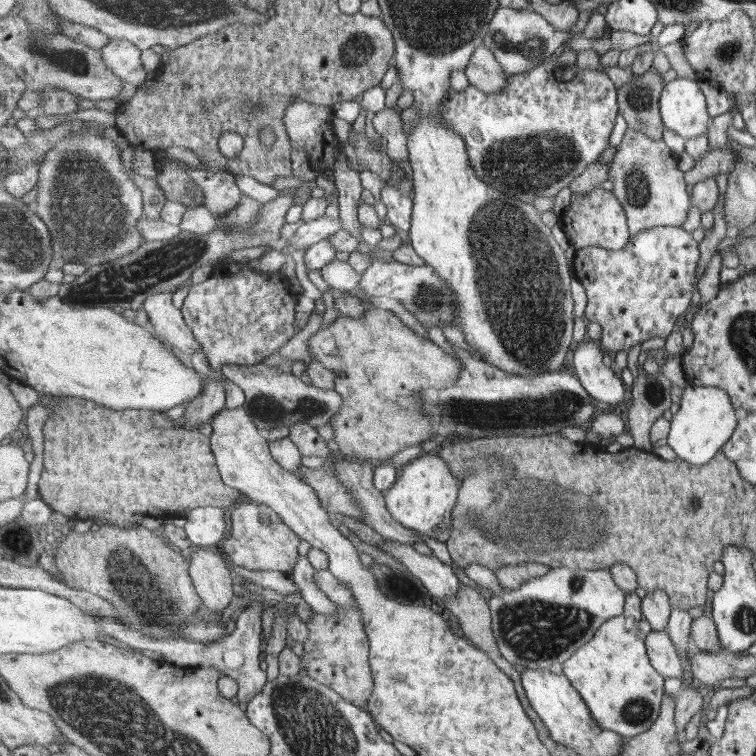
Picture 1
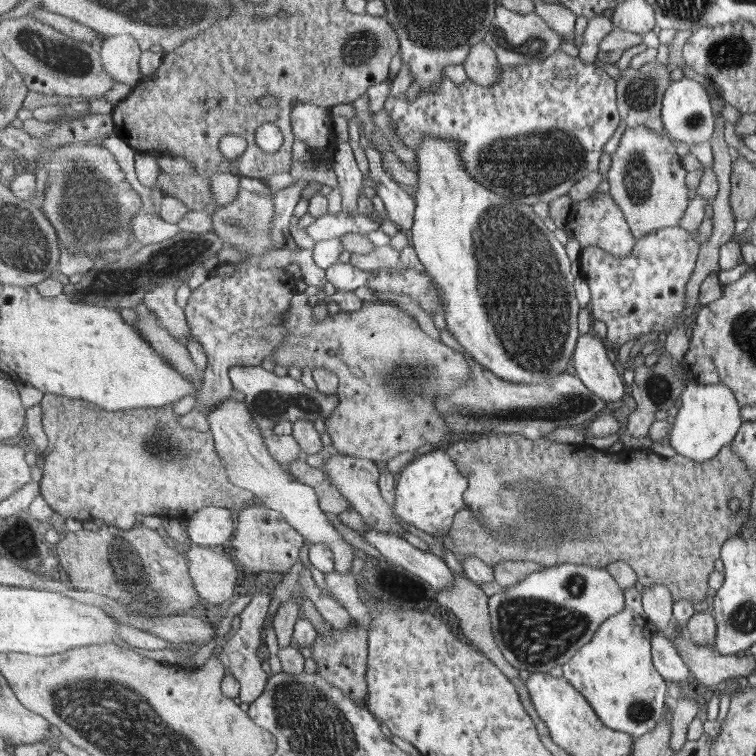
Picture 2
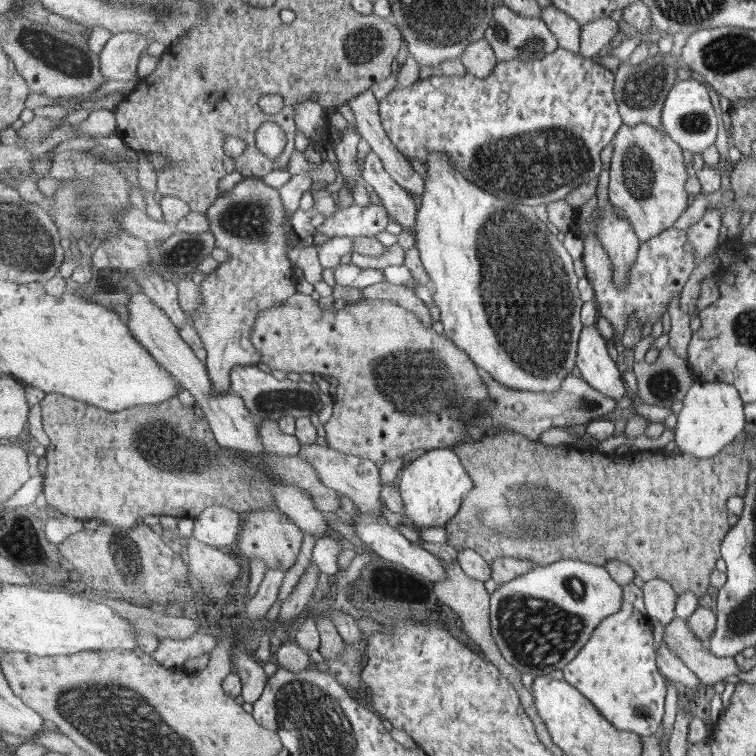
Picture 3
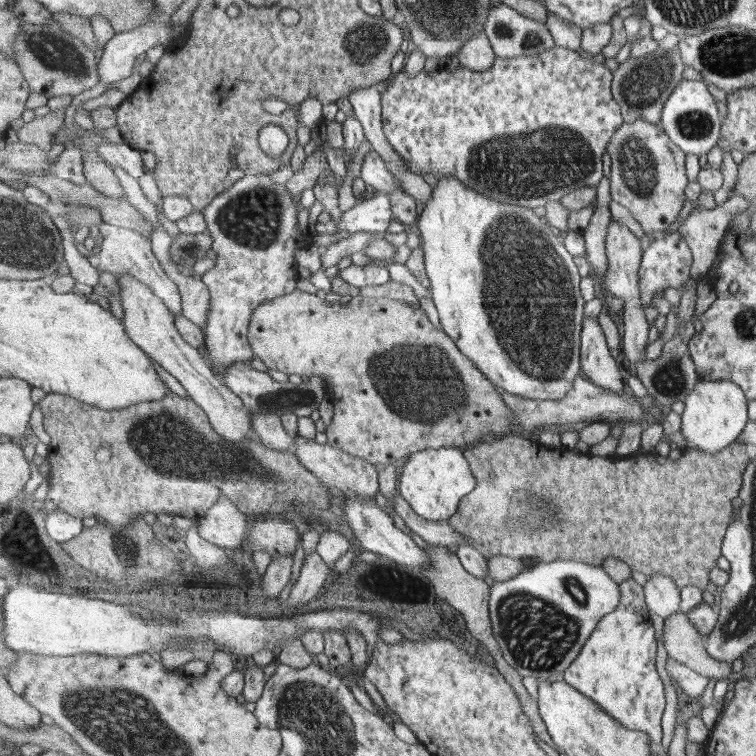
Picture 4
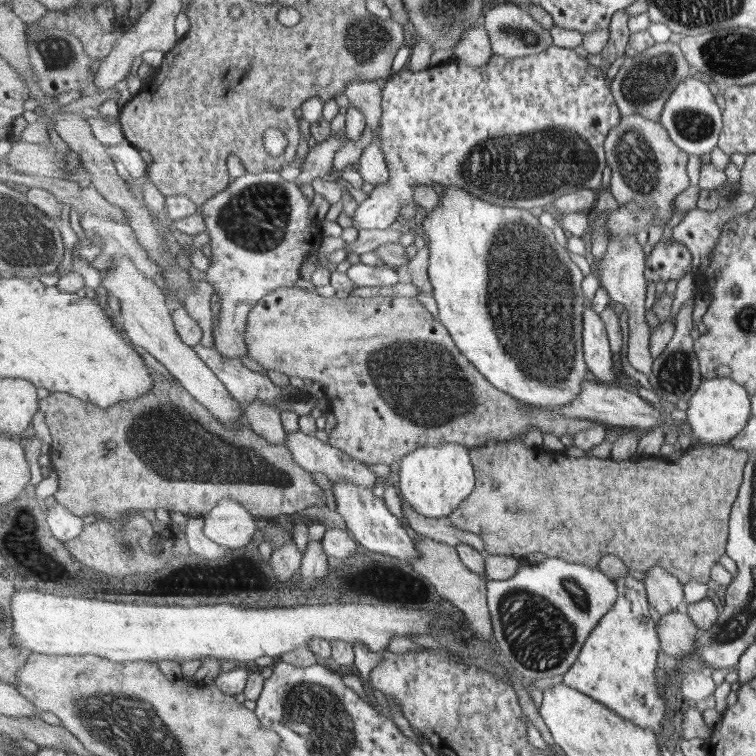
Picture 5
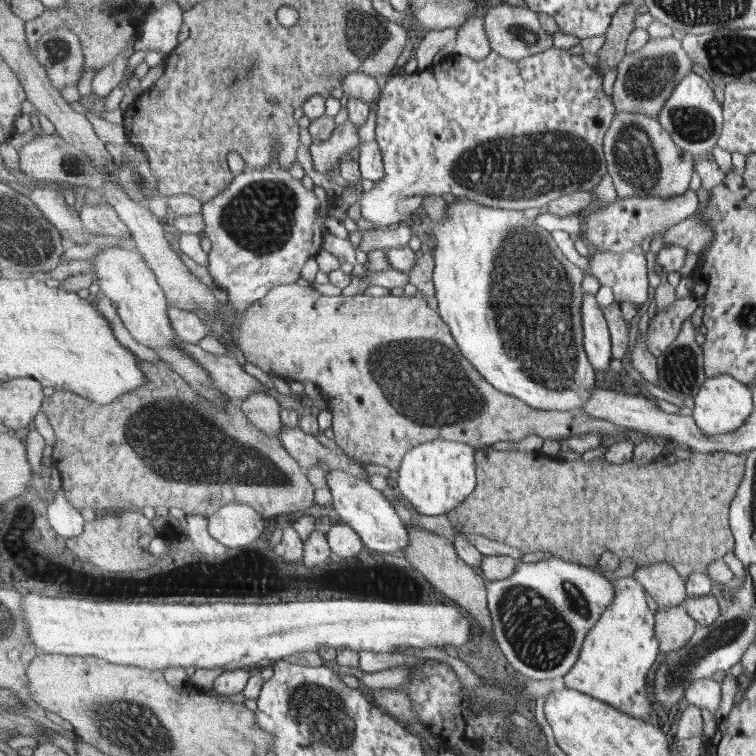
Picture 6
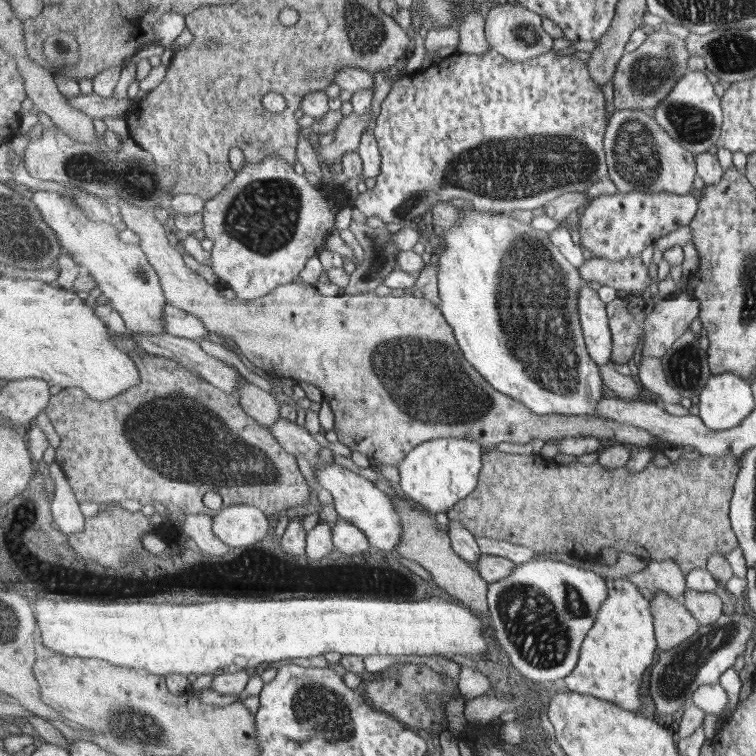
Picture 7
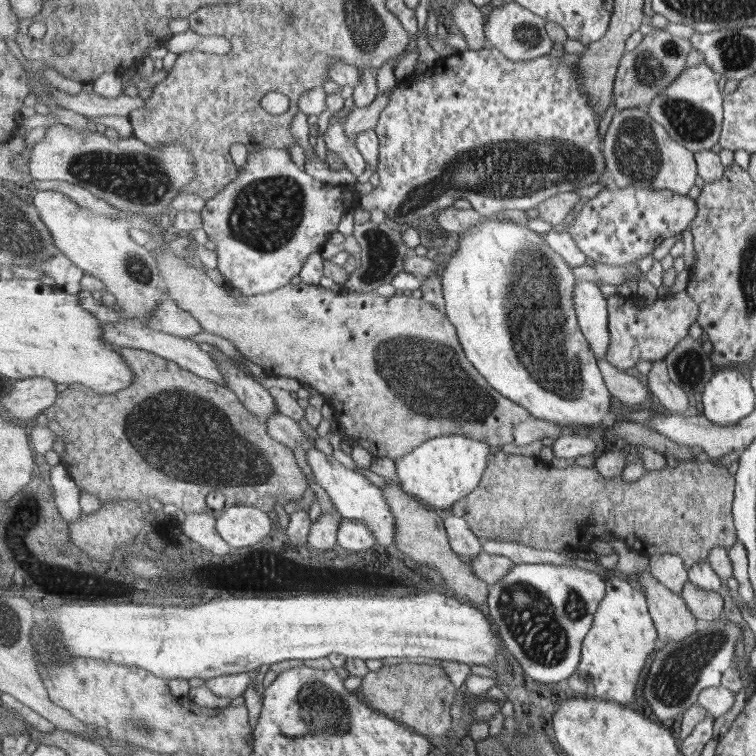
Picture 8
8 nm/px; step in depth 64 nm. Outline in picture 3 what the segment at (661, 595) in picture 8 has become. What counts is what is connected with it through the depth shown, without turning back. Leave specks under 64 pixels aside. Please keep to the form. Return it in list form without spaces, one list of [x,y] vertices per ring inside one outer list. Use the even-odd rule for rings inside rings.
[[[675,617],[667,626],[663,639],[668,647],[683,663],[699,676],[706,684],[724,683],[732,680],[740,684],[737,674],[740,672],[733,657],[717,657],[708,644],[702,641],[689,626],[688,619]]]

